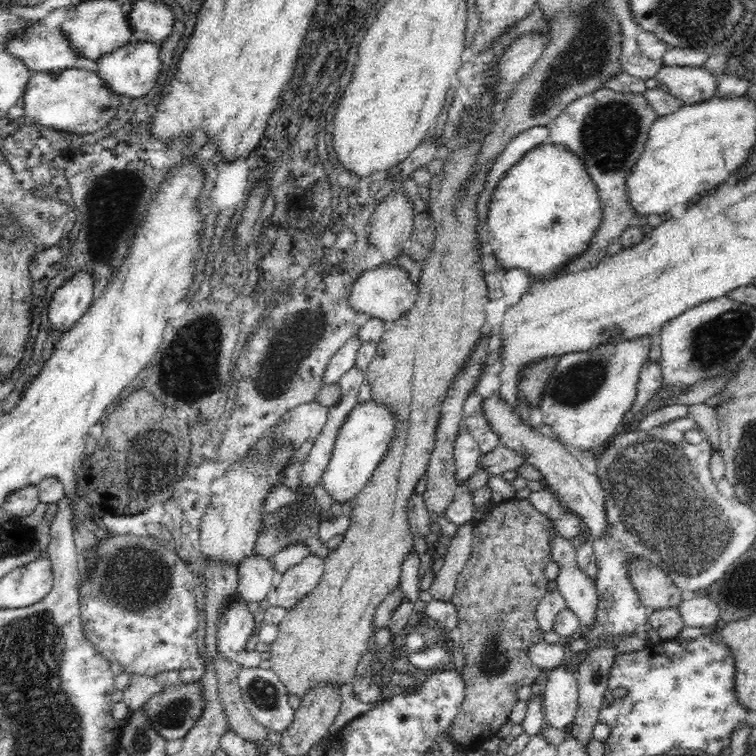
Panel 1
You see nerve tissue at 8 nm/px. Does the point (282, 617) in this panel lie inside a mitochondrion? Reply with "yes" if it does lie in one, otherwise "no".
no

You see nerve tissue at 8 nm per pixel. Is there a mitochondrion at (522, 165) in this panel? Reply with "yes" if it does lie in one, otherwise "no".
no

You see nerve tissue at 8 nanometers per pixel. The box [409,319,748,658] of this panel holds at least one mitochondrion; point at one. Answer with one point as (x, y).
(661, 503)

